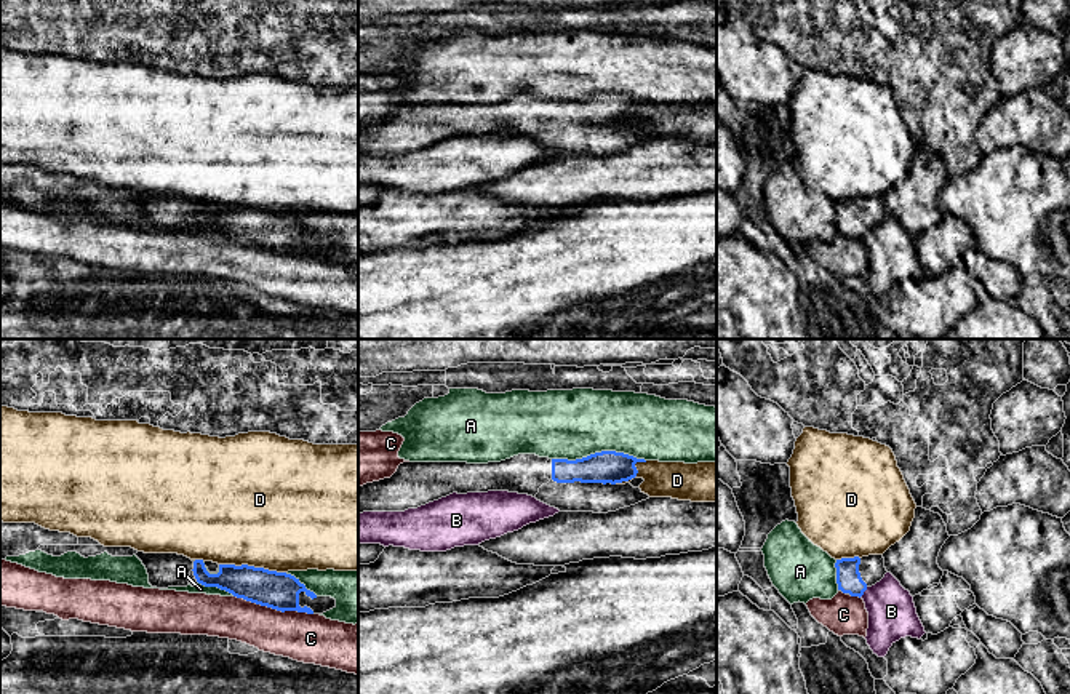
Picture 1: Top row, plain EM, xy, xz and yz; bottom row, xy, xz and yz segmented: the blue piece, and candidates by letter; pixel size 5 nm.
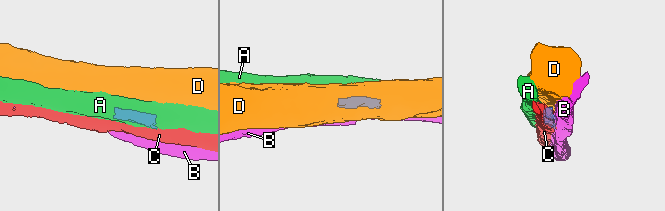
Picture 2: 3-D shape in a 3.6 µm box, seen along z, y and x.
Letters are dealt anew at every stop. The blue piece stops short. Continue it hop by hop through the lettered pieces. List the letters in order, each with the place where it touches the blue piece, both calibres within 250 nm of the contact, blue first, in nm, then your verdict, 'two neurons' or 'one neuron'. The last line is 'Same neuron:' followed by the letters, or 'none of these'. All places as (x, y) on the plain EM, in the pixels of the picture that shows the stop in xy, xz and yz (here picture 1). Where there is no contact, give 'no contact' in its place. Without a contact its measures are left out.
A: contact xz (598, 95); calibres 160 and 360 nm; two neurons
B: contact yz (864, 232); calibres 130 and 240 nm; two neurons
C: contact xy (274, 250); calibres 190 and 260 nm; two neurons
D: contact xy (253, 208); calibres 190 and 500 nm; two neurons
Same neuron: none of these

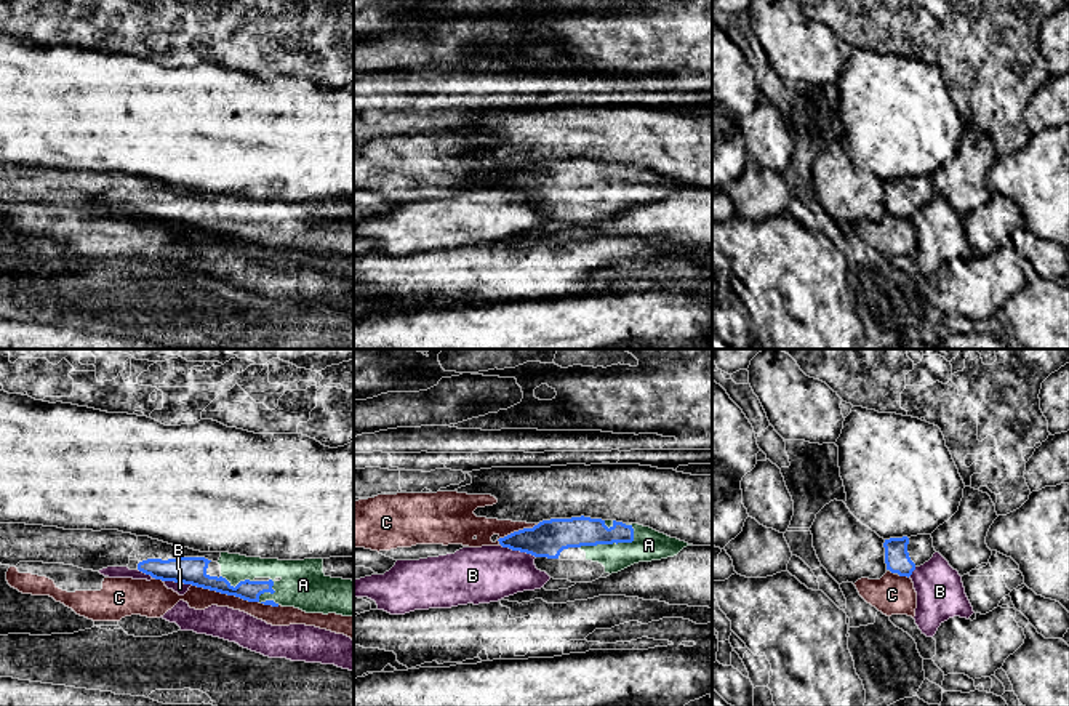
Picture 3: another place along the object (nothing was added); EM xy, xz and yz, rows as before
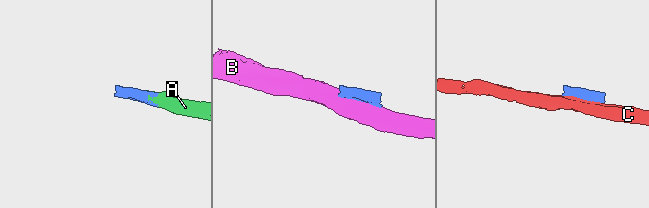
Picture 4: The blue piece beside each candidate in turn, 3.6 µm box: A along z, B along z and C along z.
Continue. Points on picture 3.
A: contact xz (612, 184); calibres 150 and 160 nm; one neuron
B: contact xz (519, 191); calibres 180 and 280 nm; two neurons
C: contact xy (226, 234); calibres 140 and 110 nm; two neurons
Same neuron: A

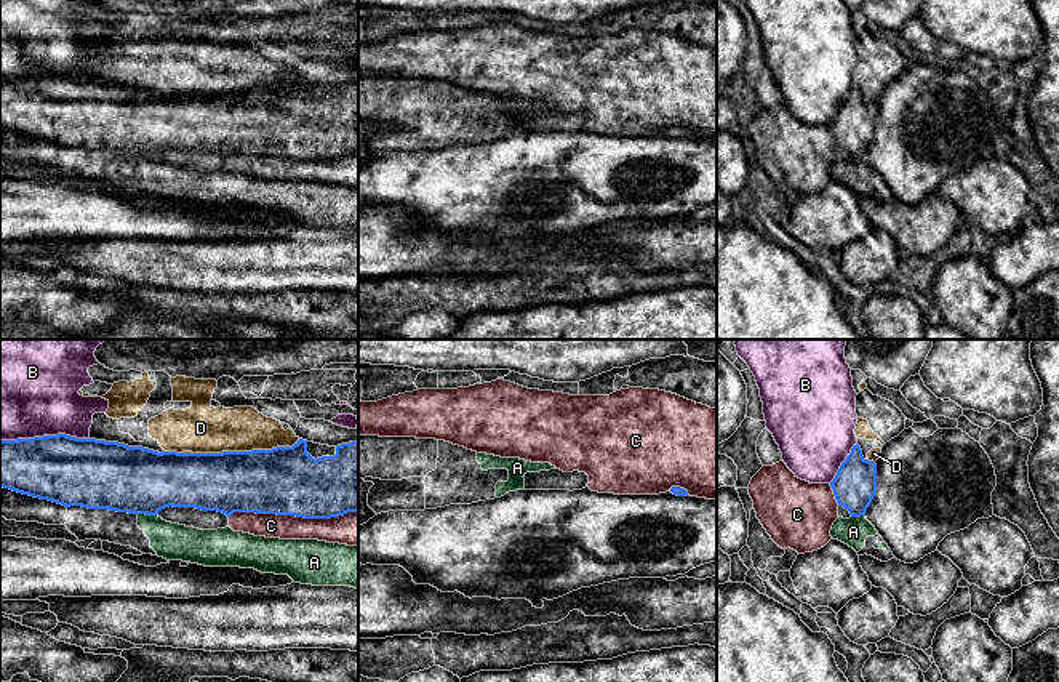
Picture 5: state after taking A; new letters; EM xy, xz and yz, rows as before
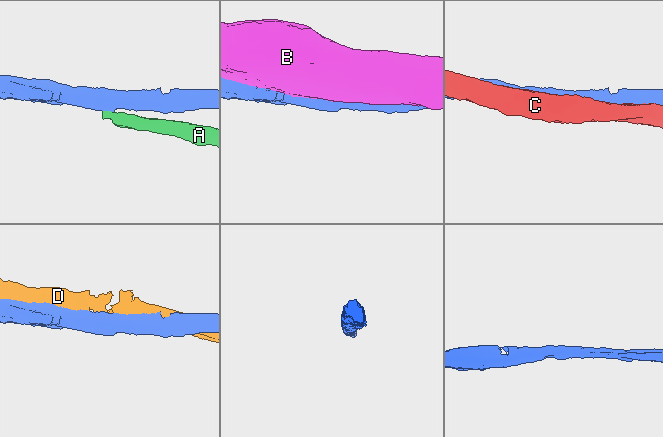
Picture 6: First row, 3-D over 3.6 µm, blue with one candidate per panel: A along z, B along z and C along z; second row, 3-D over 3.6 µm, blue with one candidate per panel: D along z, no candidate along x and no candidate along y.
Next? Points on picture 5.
A: contact xy (147, 156); calibres 340 and 190 nm; two neurons
B: contact xy (43, 77); calibres 340 and 400 nm; two neurons
C: contact xy (293, 156); calibres 360 and 130 nm; two neurons
D: contact xy (245, 93); calibres 340 and 240 nm; two neurons
Same neuron: none of these

